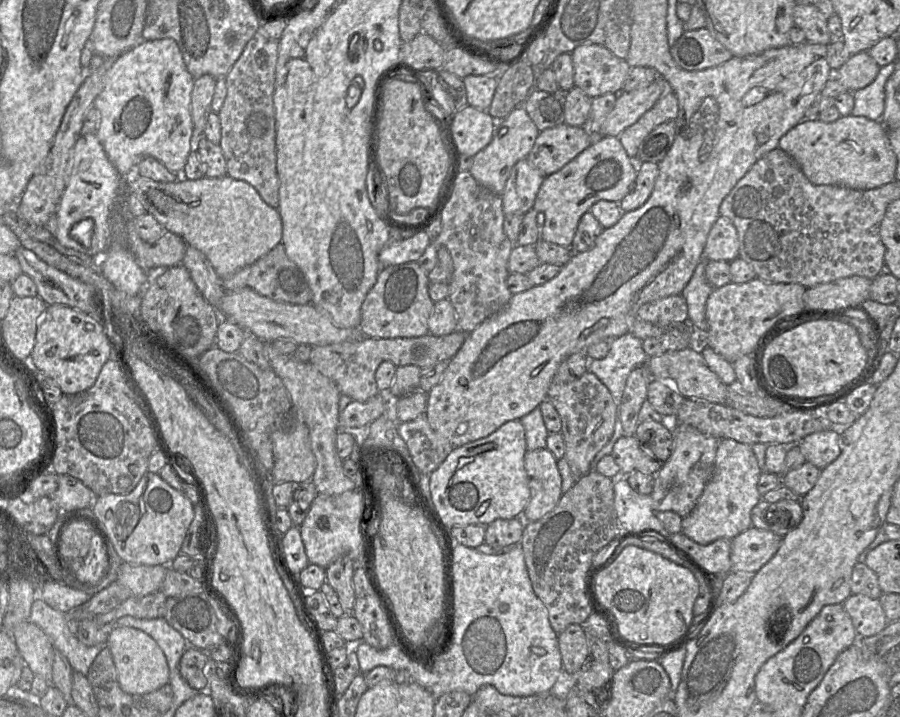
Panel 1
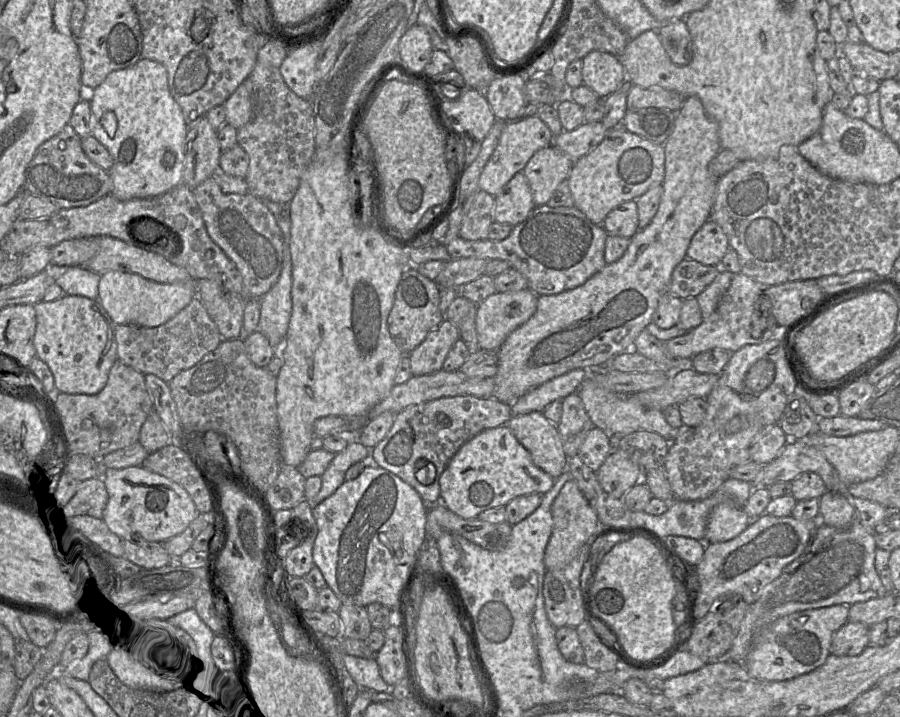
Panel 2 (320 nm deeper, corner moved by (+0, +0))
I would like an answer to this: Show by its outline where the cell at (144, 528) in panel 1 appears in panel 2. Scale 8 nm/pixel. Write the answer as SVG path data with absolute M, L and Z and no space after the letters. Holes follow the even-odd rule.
M142 466L108 468L102 480L108 493L103 521L122 540L165 543L183 533L199 515L192 498L183 487Z

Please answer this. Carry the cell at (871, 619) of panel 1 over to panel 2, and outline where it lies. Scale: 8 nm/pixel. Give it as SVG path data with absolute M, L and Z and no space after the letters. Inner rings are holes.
M848 621L832 638L830 654L836 656L856 656L870 644L870 627L860 622Z

